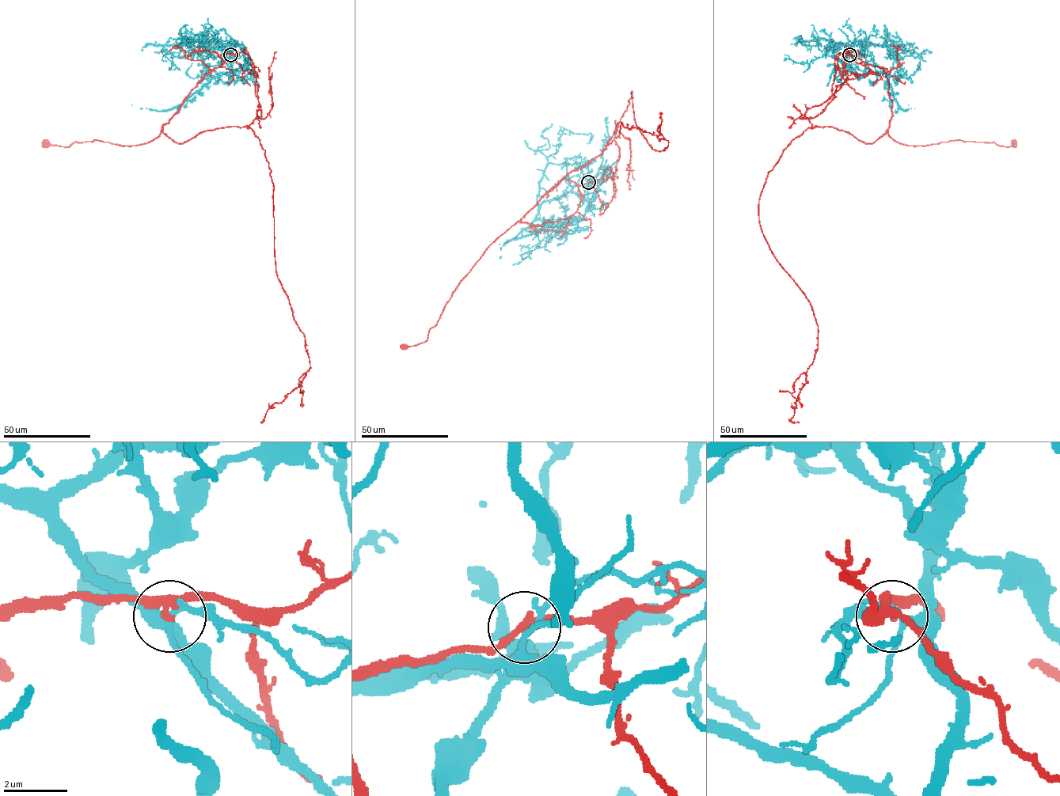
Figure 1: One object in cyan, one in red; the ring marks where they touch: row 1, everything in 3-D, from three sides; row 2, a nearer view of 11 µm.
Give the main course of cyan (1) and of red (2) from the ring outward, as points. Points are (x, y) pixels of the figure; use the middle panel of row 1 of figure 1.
1: (588, 182), (537, 203), (540, 180), (548, 157), (559, 148), (562, 131), (590, 133), (591, 138), (586, 143)
2: (588, 182), (578, 186), (580, 204), (567, 218), (518, 221), (500, 235), (453, 293), (427, 339), (404, 346)

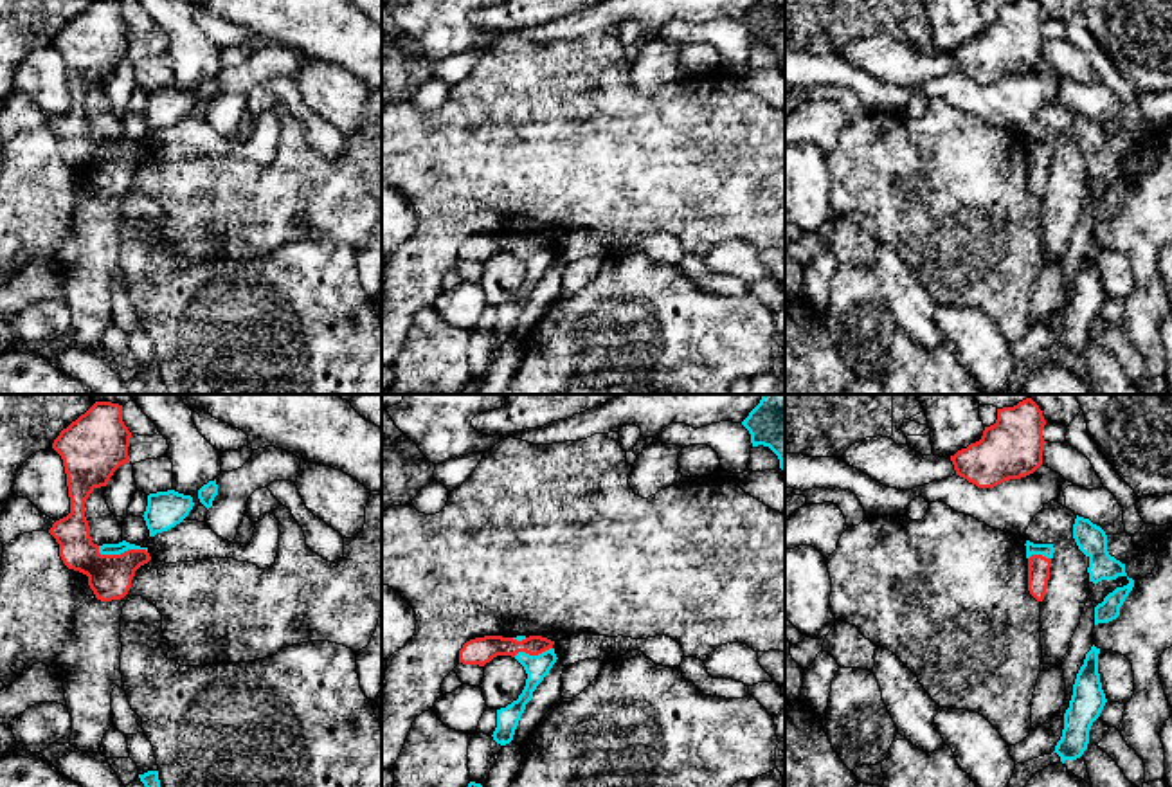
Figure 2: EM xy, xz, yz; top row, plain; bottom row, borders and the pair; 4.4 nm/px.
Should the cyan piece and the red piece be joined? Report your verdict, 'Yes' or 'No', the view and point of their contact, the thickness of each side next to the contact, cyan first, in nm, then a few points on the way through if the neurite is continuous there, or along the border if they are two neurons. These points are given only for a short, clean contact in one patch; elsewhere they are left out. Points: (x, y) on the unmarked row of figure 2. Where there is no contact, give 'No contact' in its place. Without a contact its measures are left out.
No. Touches cyan at xy (121, 148). Thickness 50 nm (cyan) against 190 nm. Boundary: xy (98, 143), (101, 150), (146, 146)

